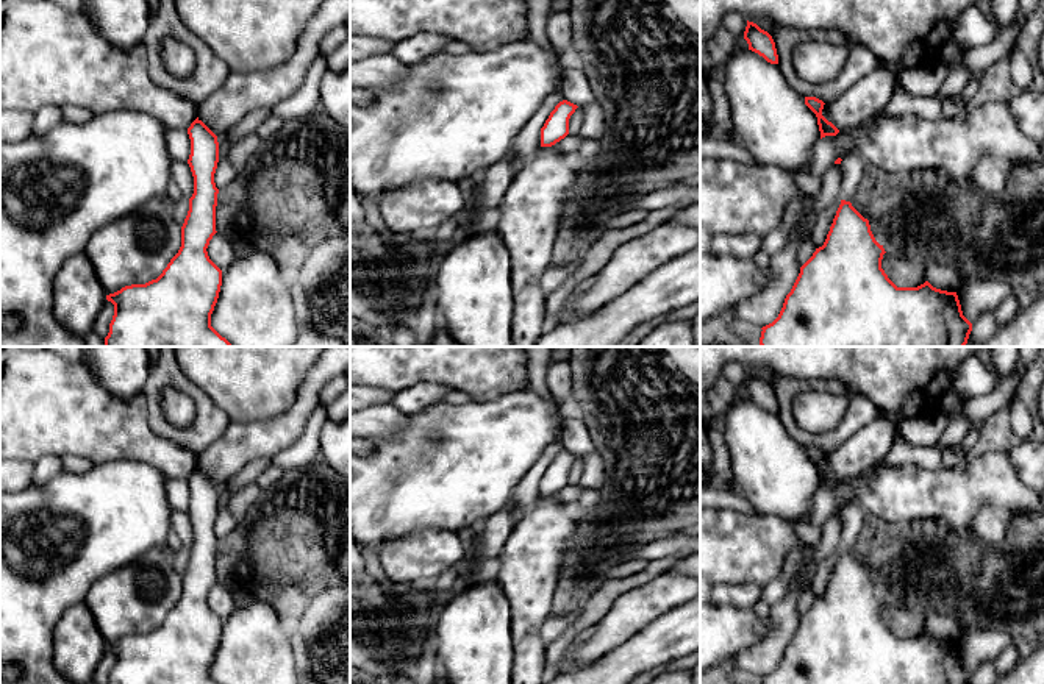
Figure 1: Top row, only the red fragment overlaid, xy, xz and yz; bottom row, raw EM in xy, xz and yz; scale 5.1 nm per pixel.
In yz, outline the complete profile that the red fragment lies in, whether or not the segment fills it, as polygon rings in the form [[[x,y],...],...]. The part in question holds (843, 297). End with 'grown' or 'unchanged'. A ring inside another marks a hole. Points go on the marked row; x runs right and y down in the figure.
[[[841,200],[822,247],[800,267],[778,317],[763,326],[761,347],[964,347],[972,323],[963,315],[956,292],[933,287],[897,287],[881,269],[885,255],[864,219],[850,201]]]; unchanged

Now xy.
[[[198,117],[188,128],[188,134],[191,139],[188,164],[194,176],[194,194],[189,198],[189,211],[181,226],[181,247],[156,280],[125,286],[106,295],[106,300],[114,305],[114,315],[105,337],[105,347],[233,347],[211,326],[211,314],[222,286],[222,270],[209,259],[206,251],[209,240],[217,233],[216,206],[219,189],[214,183],[214,173],[219,162],[219,142],[217,136]]]; unchanged

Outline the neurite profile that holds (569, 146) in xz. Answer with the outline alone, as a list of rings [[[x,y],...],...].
[[[567,134],[564,139],[561,139],[560,142],[556,142],[553,147],[570,158],[575,158],[580,144],[585,141],[585,137],[581,137],[580,134]]]

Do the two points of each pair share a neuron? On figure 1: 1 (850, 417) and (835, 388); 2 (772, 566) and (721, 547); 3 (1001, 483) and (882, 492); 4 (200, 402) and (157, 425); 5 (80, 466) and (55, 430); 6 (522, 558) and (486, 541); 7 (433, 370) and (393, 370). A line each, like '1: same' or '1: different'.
1: same
2: same
3: same
4: same
5: different
6: different
7: same

